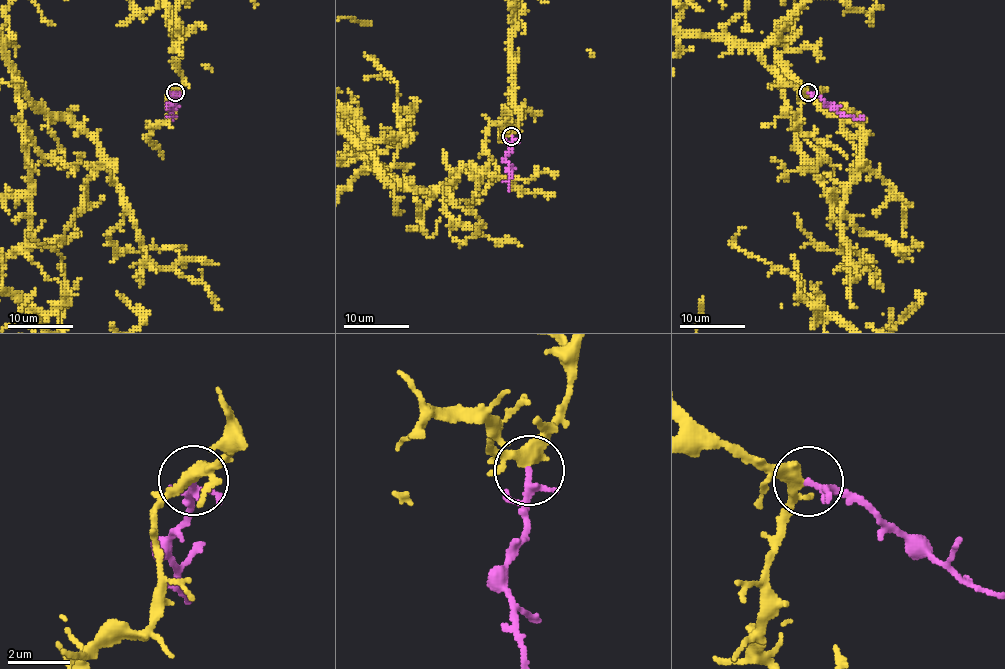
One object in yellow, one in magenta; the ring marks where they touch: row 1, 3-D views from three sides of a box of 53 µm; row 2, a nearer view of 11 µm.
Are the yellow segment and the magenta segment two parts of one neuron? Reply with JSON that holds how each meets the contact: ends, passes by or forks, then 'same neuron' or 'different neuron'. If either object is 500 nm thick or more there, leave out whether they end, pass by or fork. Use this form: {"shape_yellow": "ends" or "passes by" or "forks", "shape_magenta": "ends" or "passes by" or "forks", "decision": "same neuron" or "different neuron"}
{"shape_yellow": "passes by", "shape_magenta": "passes by", "decision": "same neuron"}

